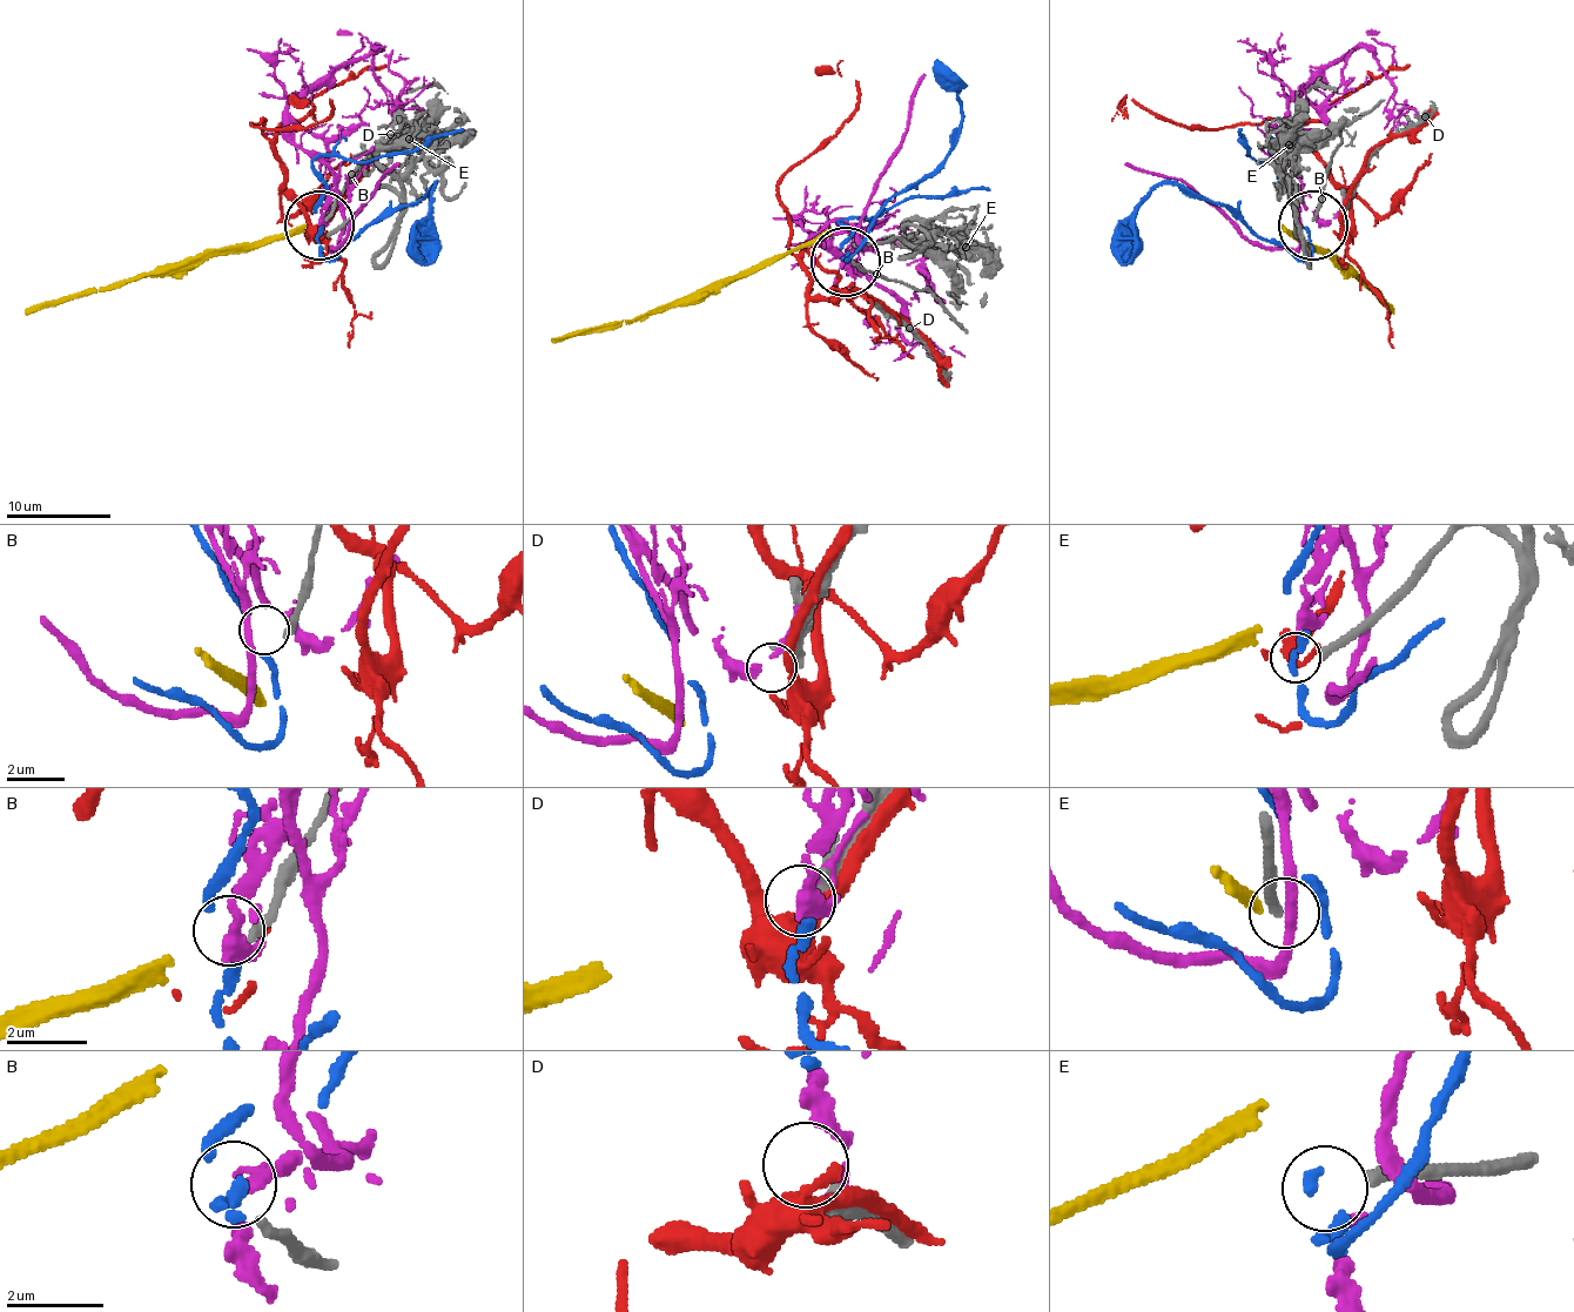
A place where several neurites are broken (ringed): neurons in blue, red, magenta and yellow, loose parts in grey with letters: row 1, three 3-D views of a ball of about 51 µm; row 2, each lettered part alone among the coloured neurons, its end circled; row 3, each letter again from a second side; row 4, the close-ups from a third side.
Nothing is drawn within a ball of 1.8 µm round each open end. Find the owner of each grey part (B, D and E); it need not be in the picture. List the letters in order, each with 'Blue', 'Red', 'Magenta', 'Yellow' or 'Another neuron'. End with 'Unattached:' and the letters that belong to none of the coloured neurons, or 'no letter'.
B: Another neuron
D: Another neuron
E: Another neuron
Unattached: B, D, E

